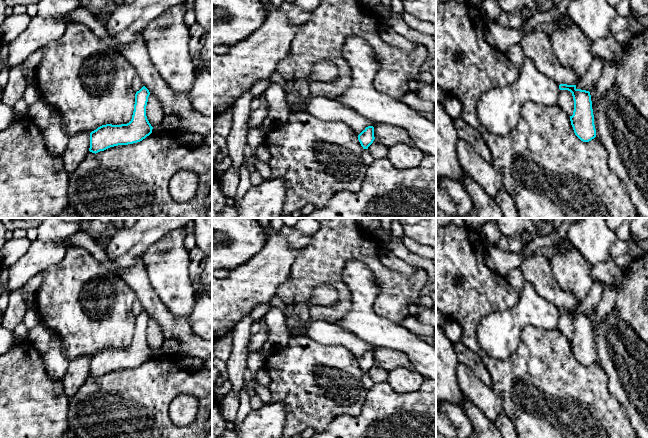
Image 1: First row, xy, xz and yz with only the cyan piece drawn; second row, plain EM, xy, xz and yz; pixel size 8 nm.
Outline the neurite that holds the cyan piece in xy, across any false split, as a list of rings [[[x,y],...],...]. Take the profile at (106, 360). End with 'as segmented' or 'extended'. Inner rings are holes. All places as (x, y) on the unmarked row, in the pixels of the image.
[[[145,310],[136,316],[134,335],[129,347],[106,348],[92,355],[89,375],[96,378],[110,371],[140,366],[149,360],[153,353],[146,340],[149,319],[150,316]]]; as segmented

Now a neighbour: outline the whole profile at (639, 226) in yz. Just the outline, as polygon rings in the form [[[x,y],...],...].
[[[633,218],[630,223],[630,235],[637,241],[648,239],[648,218]]]

